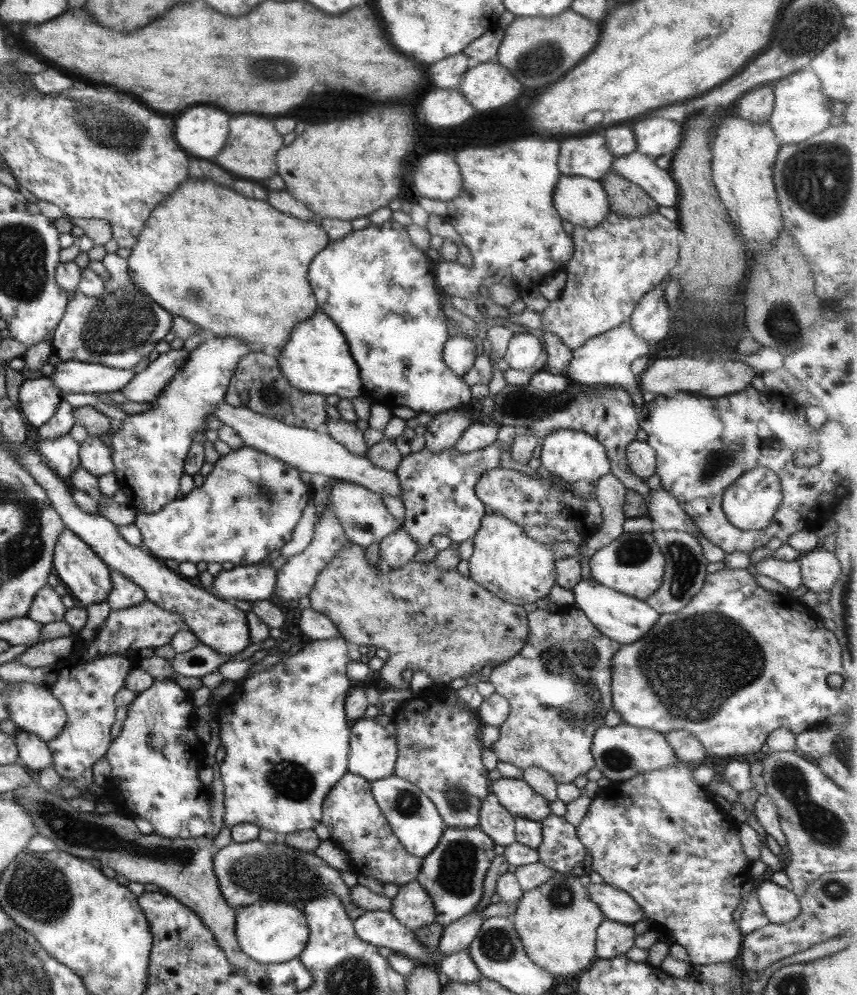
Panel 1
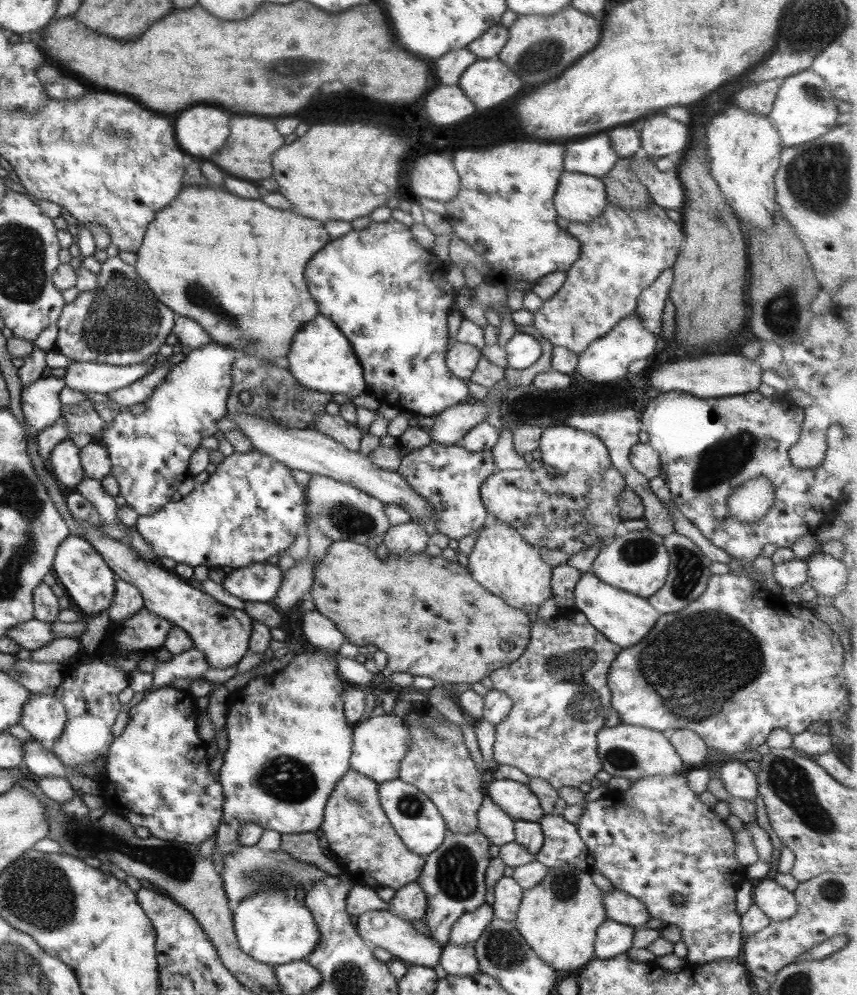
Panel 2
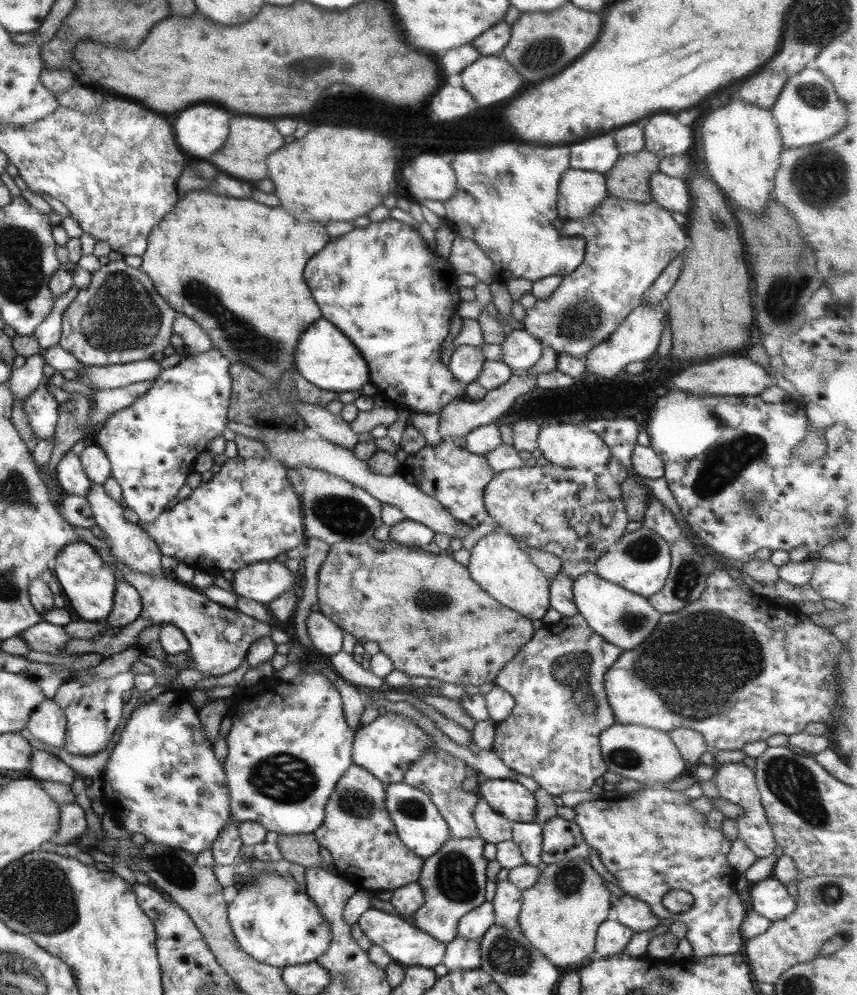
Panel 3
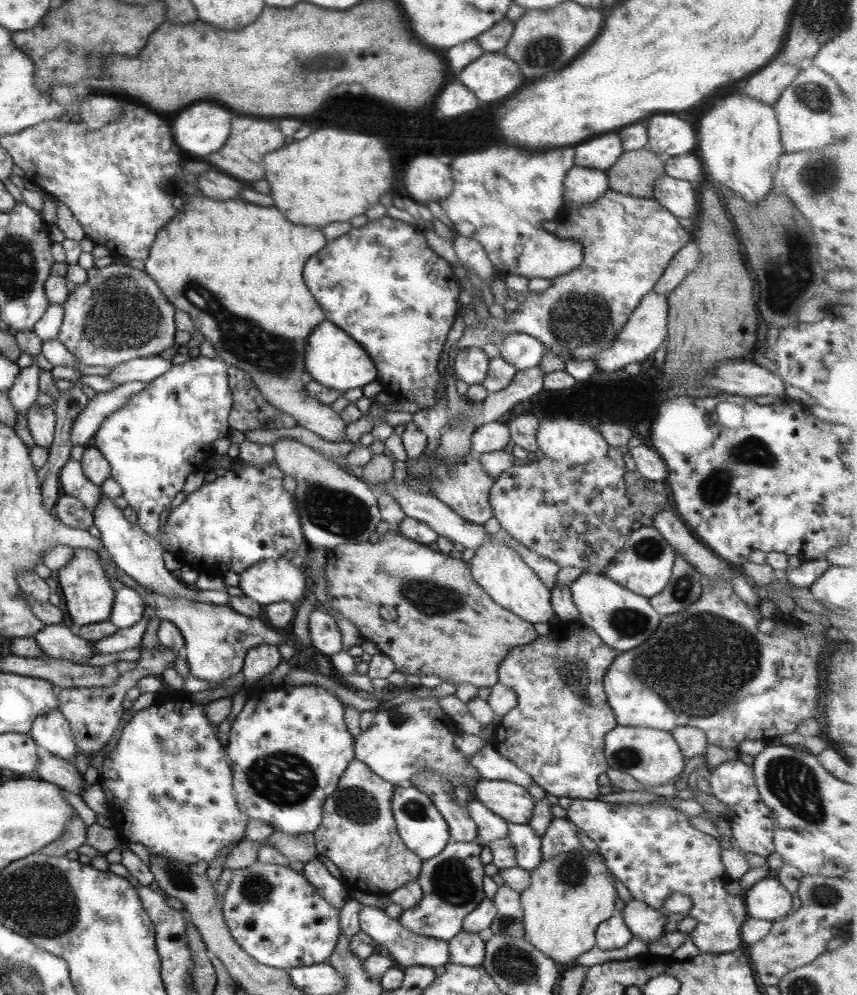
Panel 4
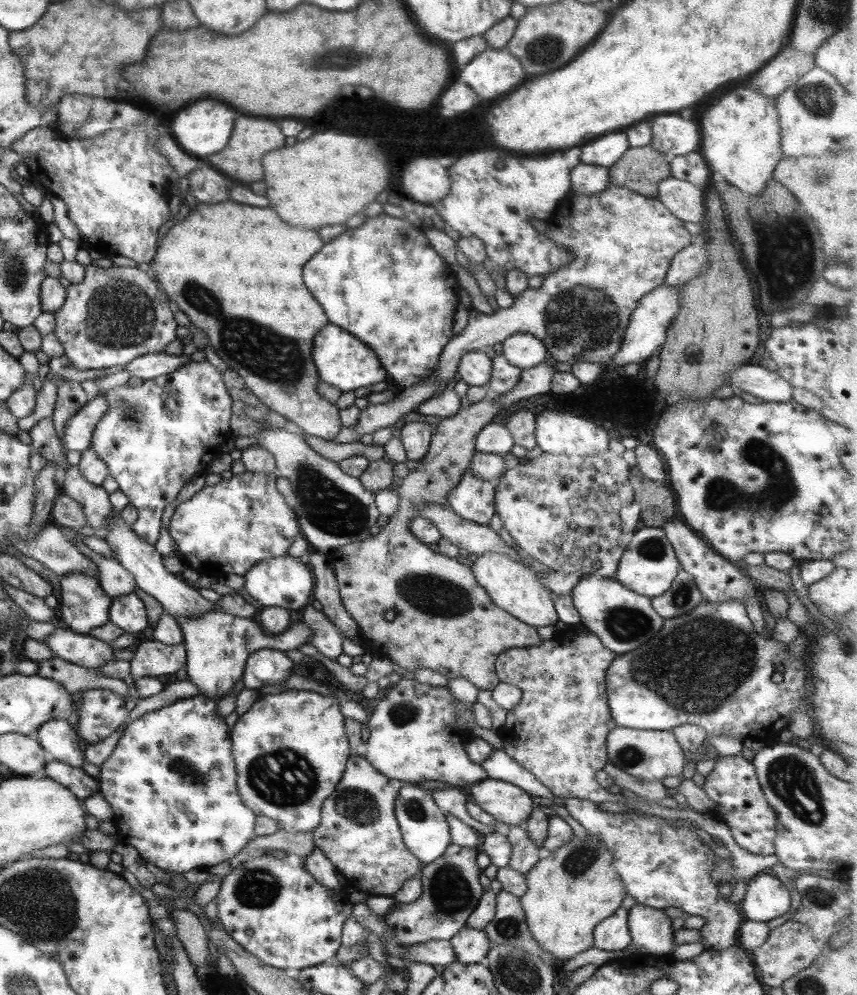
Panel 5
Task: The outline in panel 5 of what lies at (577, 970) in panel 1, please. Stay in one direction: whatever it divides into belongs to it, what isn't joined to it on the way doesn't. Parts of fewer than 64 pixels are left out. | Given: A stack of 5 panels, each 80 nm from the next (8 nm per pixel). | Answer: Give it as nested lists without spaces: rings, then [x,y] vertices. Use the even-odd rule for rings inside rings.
[[[588,834],[588,841],[572,835],[572,839],[548,854],[542,853],[535,866],[524,875],[526,890],[519,897],[524,910],[524,919],[530,935],[541,950],[548,952],[559,960],[569,960],[583,950],[592,946],[593,929],[604,918],[611,916],[620,905],[626,890],[620,876],[612,867],[611,853],[594,836]]]

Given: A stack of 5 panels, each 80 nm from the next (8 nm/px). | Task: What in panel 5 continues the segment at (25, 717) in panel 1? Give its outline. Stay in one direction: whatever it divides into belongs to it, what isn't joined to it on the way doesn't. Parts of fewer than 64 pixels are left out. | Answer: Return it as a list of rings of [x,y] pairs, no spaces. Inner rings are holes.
[[[66,719],[39,724],[34,736],[48,759],[81,769],[84,756],[79,749],[79,737]]]

